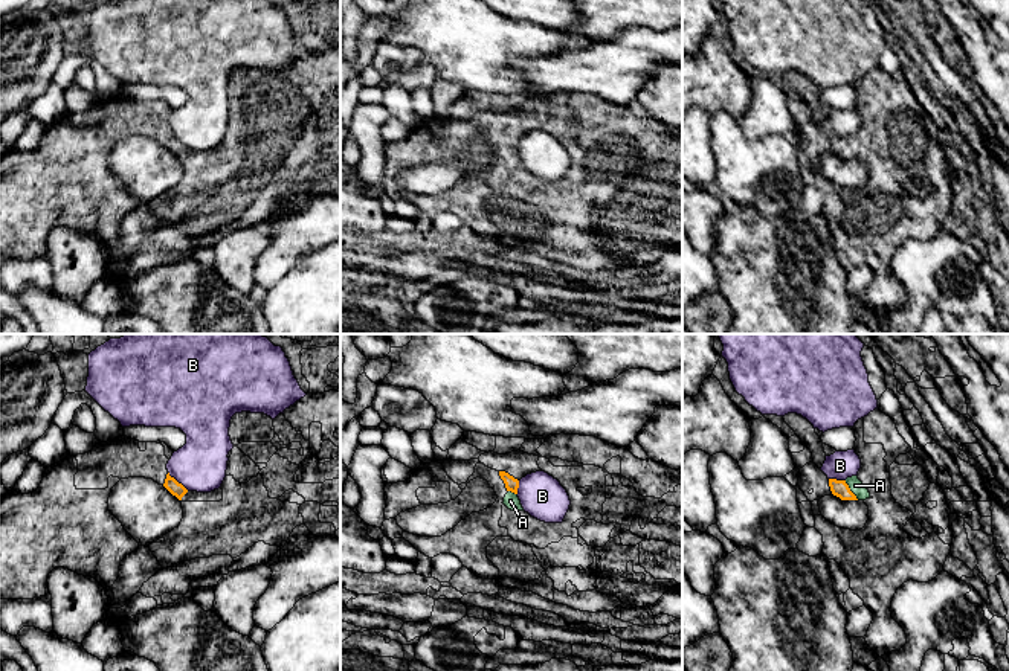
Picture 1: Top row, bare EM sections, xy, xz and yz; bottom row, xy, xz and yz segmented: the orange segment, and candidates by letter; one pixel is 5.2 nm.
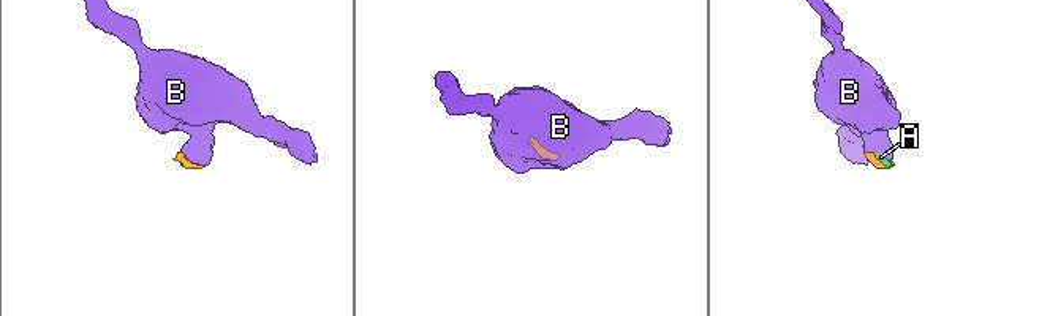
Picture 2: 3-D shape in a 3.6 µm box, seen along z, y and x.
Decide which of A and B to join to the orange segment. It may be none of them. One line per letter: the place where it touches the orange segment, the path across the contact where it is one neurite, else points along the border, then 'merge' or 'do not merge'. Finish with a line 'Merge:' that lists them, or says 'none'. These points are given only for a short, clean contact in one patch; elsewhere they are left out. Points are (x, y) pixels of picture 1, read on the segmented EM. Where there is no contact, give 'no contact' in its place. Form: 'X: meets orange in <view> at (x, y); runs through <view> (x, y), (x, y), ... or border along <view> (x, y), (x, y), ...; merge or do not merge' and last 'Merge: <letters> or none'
A: meets orange in yz at (849, 490); merge
B: meets orange in xy at (176, 481); border along xy (168, 471), (188, 490); do not merge
Merge: A

